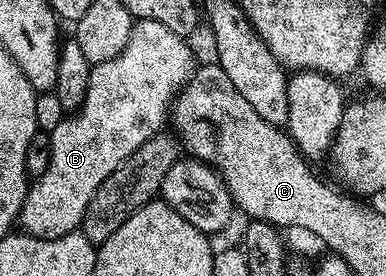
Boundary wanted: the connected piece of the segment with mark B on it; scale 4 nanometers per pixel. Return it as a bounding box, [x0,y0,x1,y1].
[18,19,194,239]

